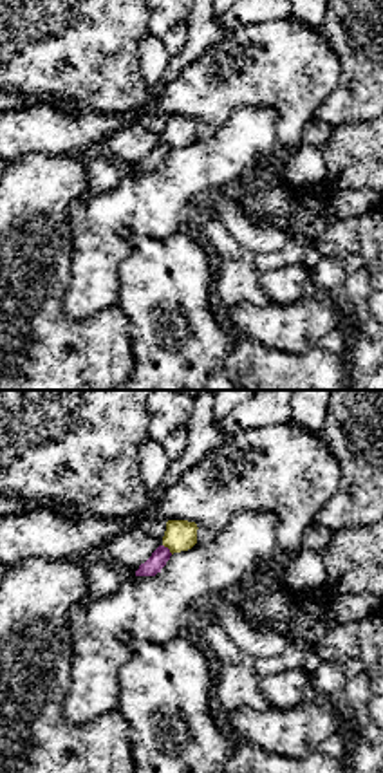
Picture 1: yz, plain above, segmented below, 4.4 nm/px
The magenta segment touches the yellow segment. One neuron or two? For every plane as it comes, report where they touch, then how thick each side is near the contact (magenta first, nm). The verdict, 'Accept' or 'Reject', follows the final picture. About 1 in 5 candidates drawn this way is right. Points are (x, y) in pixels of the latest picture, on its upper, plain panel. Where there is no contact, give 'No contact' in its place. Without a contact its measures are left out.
Touches magenta at (168, 145). Thickness 80 nm (magenta) against 140 nm

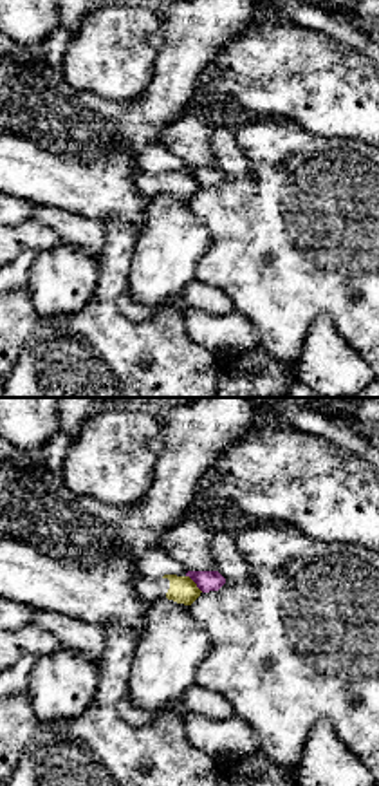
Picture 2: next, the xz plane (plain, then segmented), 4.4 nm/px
Touches magenta at (195, 177). Thickness 100 nm (magenta) against 120 nm

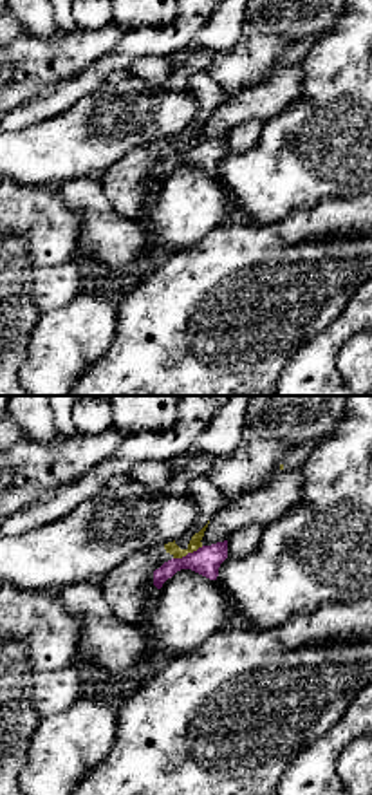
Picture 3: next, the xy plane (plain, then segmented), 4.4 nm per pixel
Touches magenta at (188, 149). Thickness 130 nm (magenta) against 60 nm

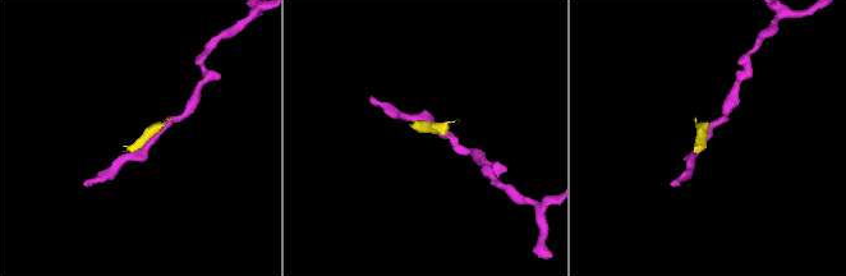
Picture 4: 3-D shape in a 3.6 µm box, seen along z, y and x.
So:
Reject

